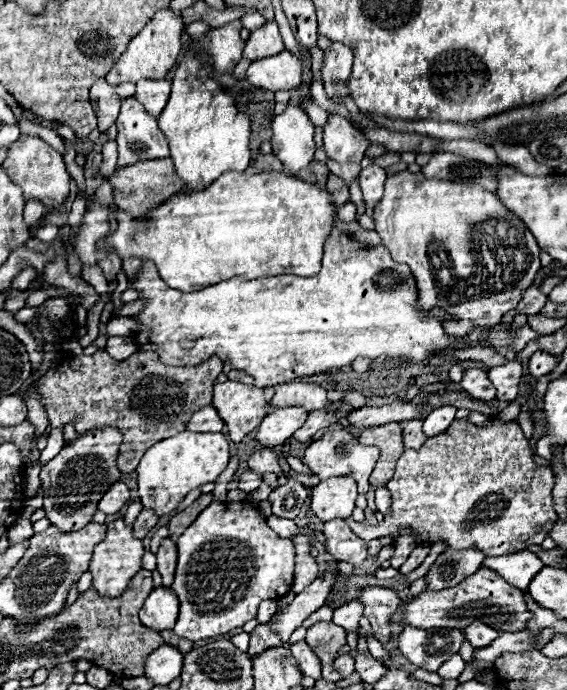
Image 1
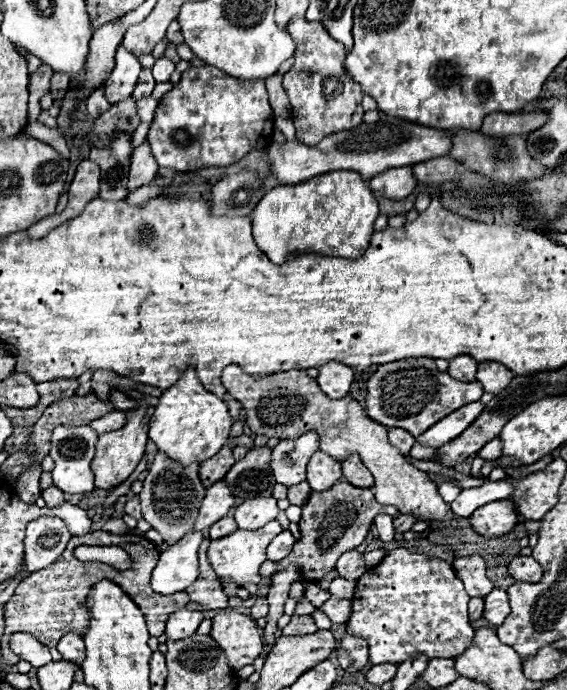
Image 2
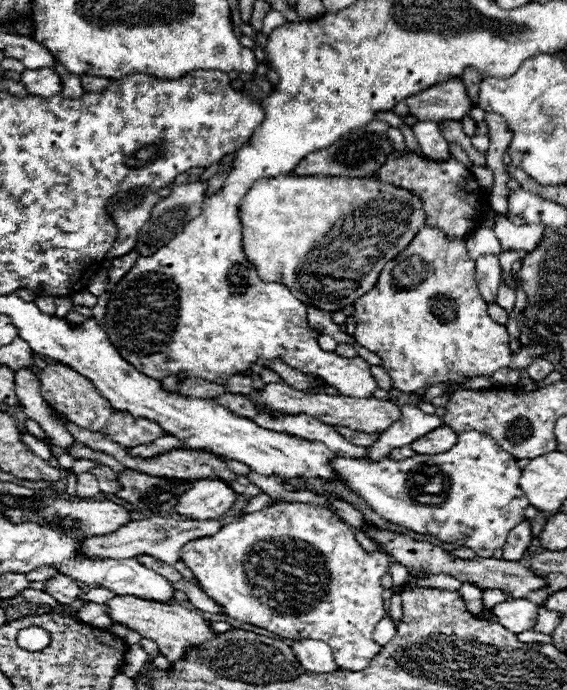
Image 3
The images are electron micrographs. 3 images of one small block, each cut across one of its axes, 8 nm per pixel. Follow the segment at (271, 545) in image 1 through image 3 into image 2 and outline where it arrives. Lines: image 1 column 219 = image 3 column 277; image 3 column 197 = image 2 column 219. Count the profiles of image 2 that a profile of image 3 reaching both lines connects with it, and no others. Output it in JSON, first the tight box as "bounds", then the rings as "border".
{"bounds":[208,520,282,586],"border":[[[278,520],[274,522],[268,522],[266,526],[258,528],[258,530],[236,530],[234,534],[226,536],[226,538],[218,538],[218,542],[210,542],[210,548],[208,548],[208,560],[216,572],[216,576],[220,580],[234,580],[238,586],[244,586],[246,582],[254,582],[258,584],[260,582],[260,576],[258,576],[258,568],[260,564],[266,560],[266,546],[270,544],[270,540],[274,536],[278,536],[282,532],[282,526]]]}

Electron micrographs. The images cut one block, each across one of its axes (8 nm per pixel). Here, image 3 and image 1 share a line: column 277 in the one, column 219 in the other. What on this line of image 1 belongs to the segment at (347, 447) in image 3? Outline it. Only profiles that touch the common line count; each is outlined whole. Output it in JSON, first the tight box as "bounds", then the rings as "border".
{"bounds":[186,406,224,430],"border":[[[206,406],[192,414],[190,422],[186,424],[186,430],[222,430],[224,422],[218,416],[214,406]]]}

